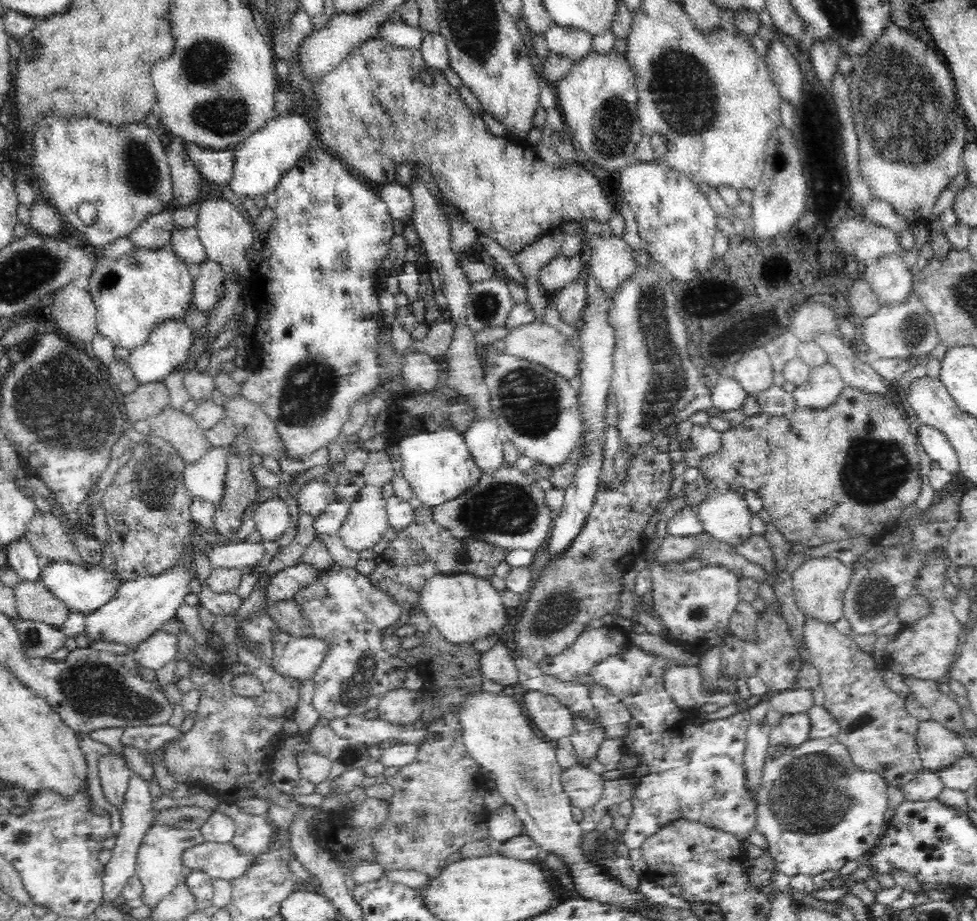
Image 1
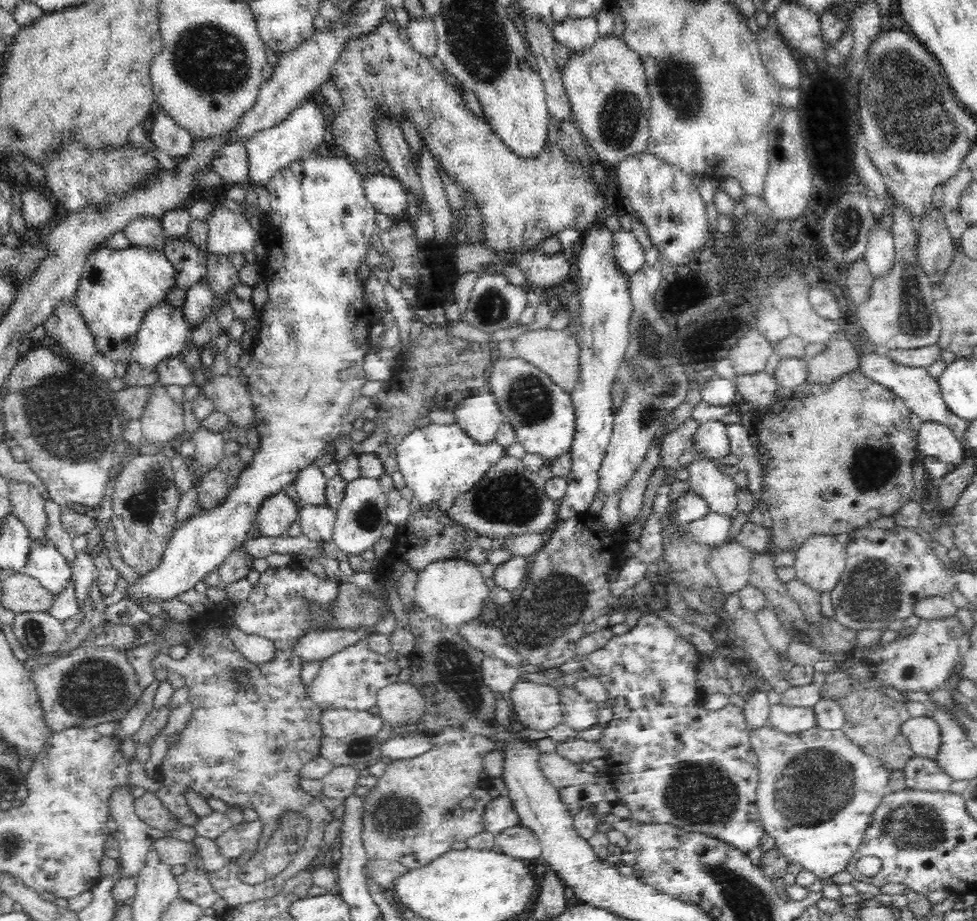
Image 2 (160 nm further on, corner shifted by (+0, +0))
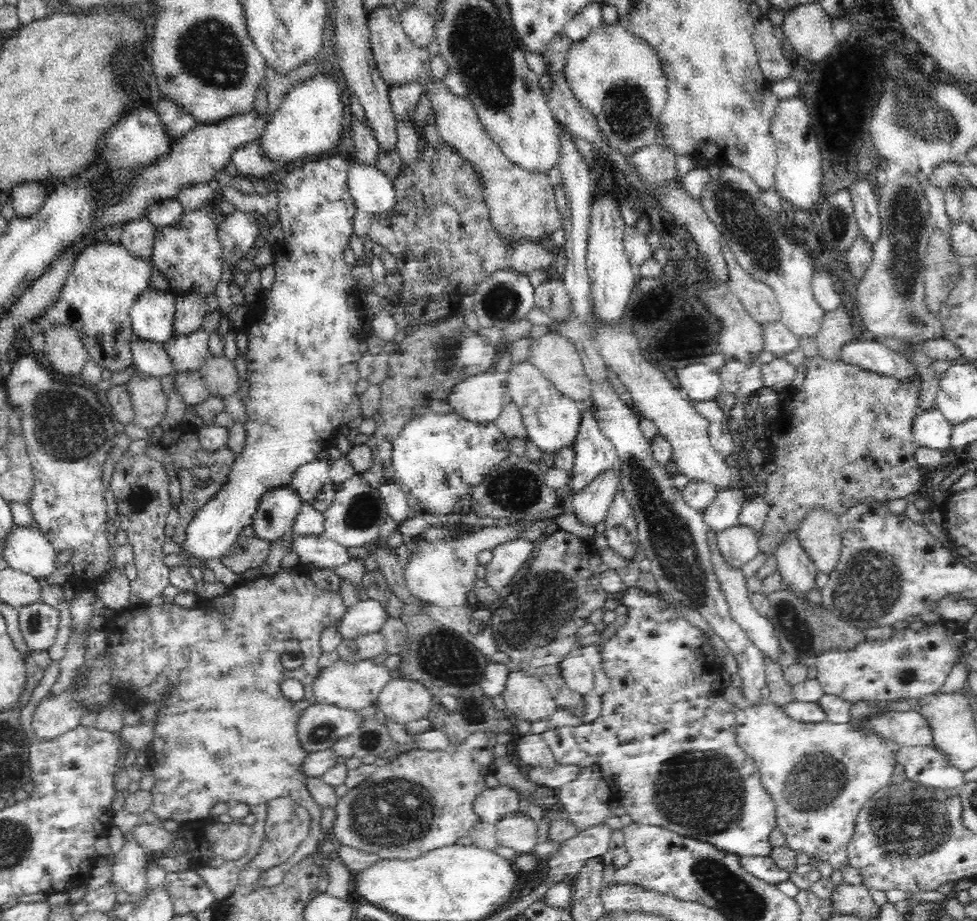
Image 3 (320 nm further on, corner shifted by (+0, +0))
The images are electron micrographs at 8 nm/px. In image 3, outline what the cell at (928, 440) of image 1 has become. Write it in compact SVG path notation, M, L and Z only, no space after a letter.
M932 407L914 418L913 440L918 446L945 453L953 460L958 452L950 448L952 428L953 424L936 407Z

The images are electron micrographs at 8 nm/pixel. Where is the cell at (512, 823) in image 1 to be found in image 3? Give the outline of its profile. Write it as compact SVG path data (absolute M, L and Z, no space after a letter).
M509 785L487 788L474 800L474 812L480 820L496 826L506 814L519 812L520 795Z

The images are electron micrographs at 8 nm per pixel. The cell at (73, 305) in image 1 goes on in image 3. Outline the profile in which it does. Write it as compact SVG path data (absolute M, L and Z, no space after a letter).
M52 323L47 326L43 351L46 362L52 363L52 368L56 369L56 373L60 375L78 375L89 360L83 333L67 324Z

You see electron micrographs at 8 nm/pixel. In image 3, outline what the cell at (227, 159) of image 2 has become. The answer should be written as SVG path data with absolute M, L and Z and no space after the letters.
M257 140L236 148L229 162L234 164L239 176L254 177L255 180L270 181L271 174L275 174L282 167L280 162L269 162L267 158L264 158Z

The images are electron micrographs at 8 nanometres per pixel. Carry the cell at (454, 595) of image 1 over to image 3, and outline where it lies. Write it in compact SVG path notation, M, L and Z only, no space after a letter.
M494 524L491 527L481 528L479 532L460 539L436 540L432 543L420 535L412 538L414 544L412 556L404 569L406 584L410 592L422 603L428 603L430 607L440 609L451 607L468 606L468 592L476 588L476 566L478 566L478 554L485 549L491 551L500 544L516 540L516 536L530 525L519 525L518 527L498 527Z

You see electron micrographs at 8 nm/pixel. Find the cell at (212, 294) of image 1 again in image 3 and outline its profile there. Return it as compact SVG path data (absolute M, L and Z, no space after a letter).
M190 291L175 294L176 312L174 314L174 331L179 334L192 334L200 331L204 318L210 312L206 305L204 293Z

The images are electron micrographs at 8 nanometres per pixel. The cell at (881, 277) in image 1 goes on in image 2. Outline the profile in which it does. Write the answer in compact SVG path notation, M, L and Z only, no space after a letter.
M876 218L876 230L868 238L865 261L874 280L886 278L894 270L894 237L883 226L882 219Z

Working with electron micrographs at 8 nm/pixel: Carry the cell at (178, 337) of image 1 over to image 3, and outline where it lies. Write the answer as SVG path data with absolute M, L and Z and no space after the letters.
M152 288L144 290L130 310L134 336L139 342L151 342L159 346L166 344L177 337L174 331L175 312L175 294Z

